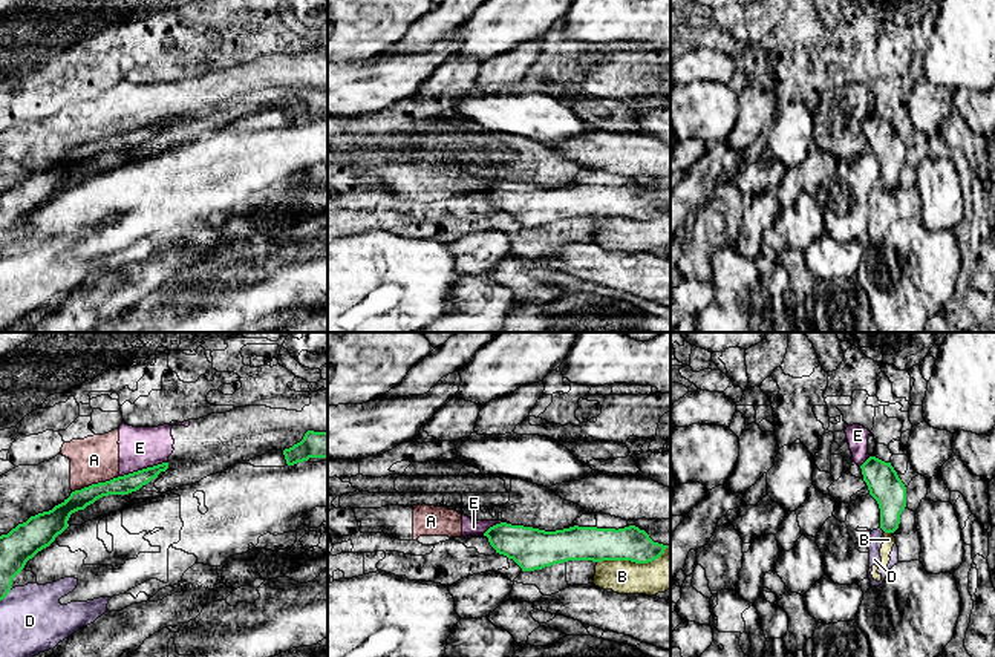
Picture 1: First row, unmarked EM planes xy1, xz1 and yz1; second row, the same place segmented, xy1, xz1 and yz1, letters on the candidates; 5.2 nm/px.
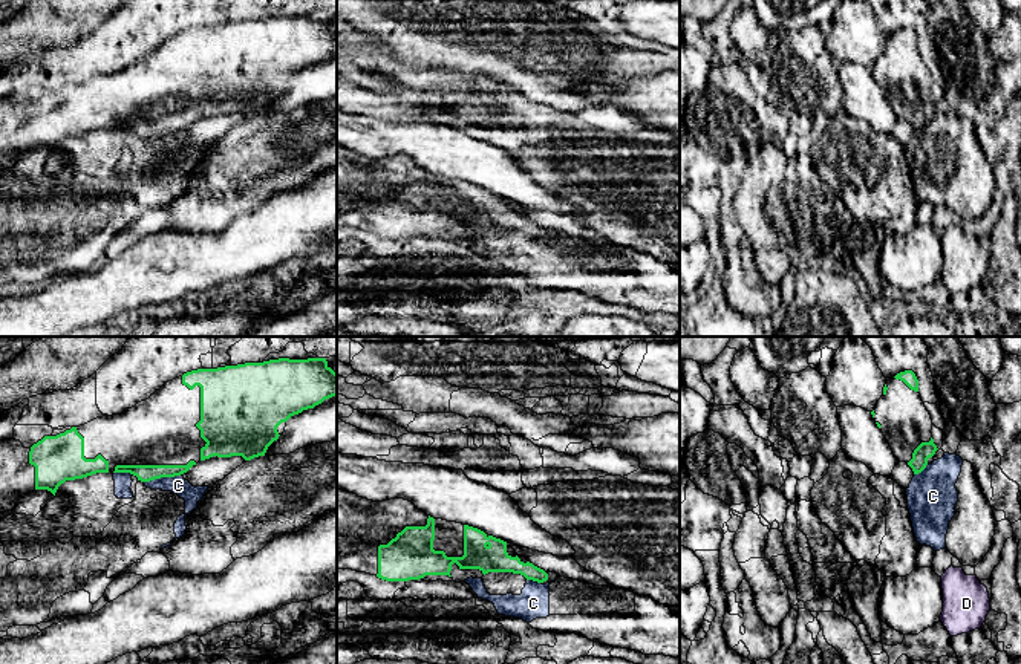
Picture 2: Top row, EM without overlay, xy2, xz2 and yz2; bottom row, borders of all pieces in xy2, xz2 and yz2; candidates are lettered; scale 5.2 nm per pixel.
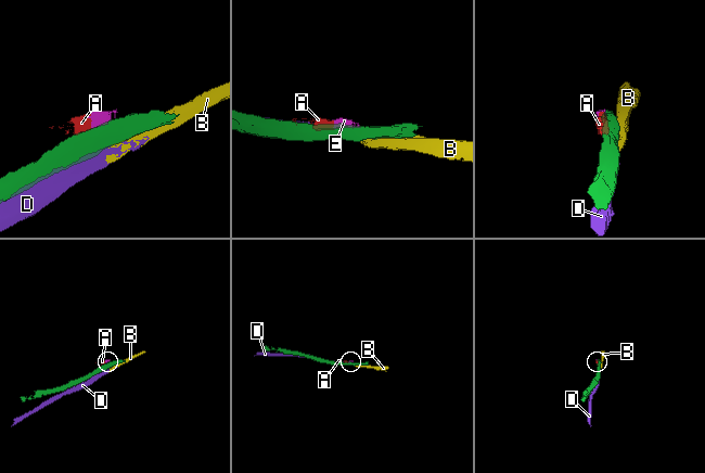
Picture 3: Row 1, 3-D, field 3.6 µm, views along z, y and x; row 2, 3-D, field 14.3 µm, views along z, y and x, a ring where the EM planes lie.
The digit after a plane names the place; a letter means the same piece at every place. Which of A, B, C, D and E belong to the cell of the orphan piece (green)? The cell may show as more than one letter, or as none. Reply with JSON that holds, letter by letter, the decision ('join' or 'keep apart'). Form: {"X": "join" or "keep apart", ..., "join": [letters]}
{"A": "keep apart", "B": "keep apart", "C": "keep apart", "D": "keep apart", "E": "keep apart", "join": []}

